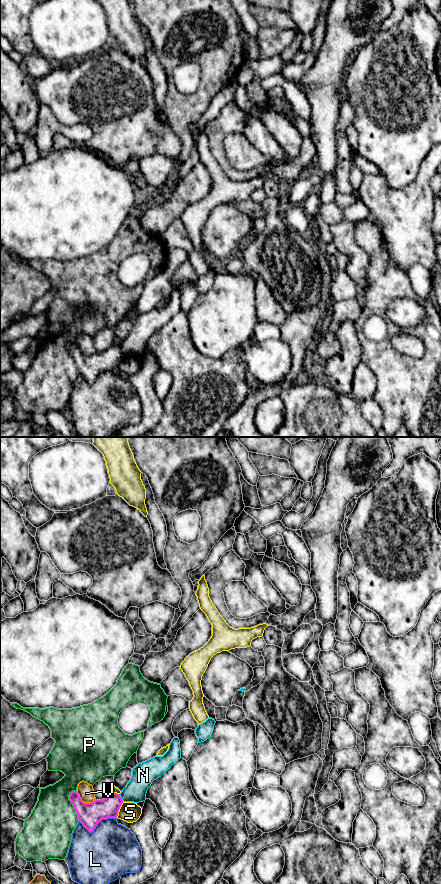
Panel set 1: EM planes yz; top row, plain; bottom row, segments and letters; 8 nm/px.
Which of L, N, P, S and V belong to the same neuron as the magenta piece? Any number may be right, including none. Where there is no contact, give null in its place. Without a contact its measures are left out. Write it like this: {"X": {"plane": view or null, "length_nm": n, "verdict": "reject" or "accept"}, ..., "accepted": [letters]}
{"L": {"plane": "yz", "length_nm": 300, "verdict": "reject"}, "N": {"plane": "yz", "length_nm": 70, "verdict": "reject"}, "P": {"plane": "yz", "length_nm": 260, "verdict": "reject"}, "S": {"plane": "yz", "length_nm": 140, "verdict": "reject"}, "V": {"plane": "yz", "length_nm": 170, "verdict": "reject"}, "accepted": []}

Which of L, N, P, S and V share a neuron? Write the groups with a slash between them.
L / N / P / S / V

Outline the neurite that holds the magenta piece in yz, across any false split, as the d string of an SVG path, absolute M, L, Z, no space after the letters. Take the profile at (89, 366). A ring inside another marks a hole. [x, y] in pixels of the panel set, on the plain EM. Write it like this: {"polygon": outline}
{"polygon": "M76 343L69 347L79 373L89 383L93 384L102 371L117 370L119 361L123 355L120 346L112 345L102 352L95 352L92 355L84 355Z"}

